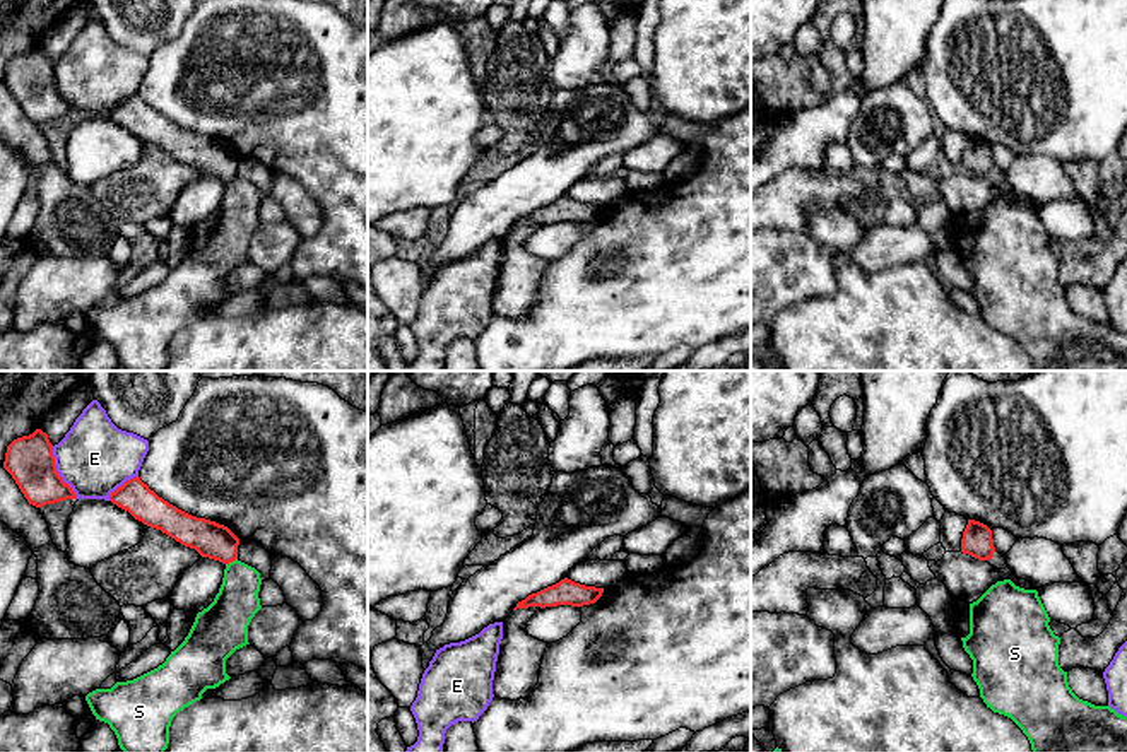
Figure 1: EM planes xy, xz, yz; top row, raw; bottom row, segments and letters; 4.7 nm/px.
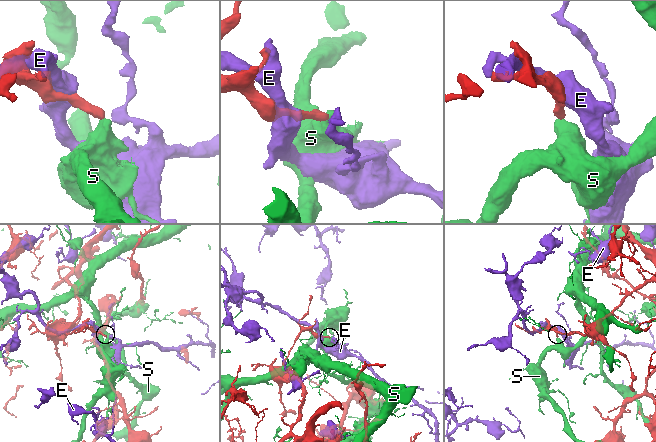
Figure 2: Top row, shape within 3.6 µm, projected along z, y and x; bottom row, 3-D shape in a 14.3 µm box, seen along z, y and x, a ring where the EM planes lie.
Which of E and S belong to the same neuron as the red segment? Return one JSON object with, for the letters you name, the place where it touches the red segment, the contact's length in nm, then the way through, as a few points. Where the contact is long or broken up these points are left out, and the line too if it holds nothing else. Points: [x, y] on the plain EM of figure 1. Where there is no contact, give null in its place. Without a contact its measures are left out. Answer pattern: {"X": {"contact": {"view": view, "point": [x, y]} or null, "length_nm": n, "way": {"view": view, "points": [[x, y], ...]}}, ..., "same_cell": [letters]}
{"same_cell": []}

